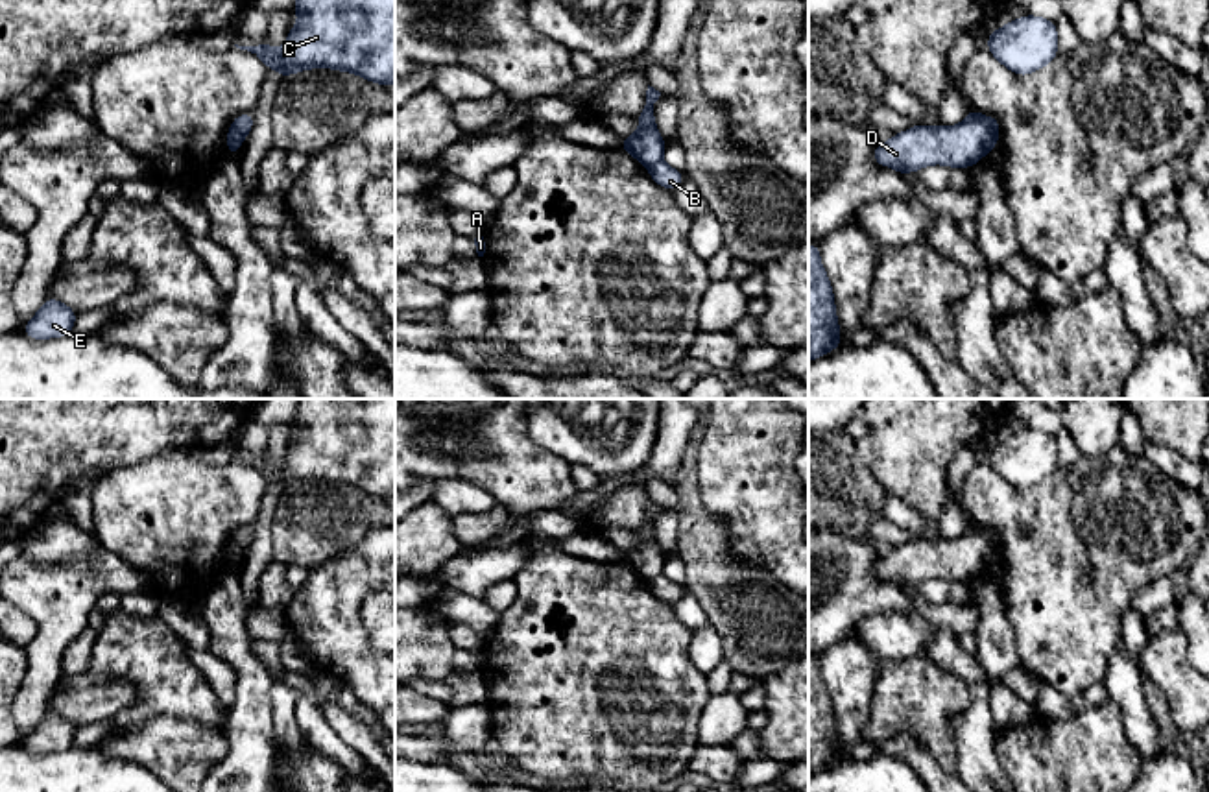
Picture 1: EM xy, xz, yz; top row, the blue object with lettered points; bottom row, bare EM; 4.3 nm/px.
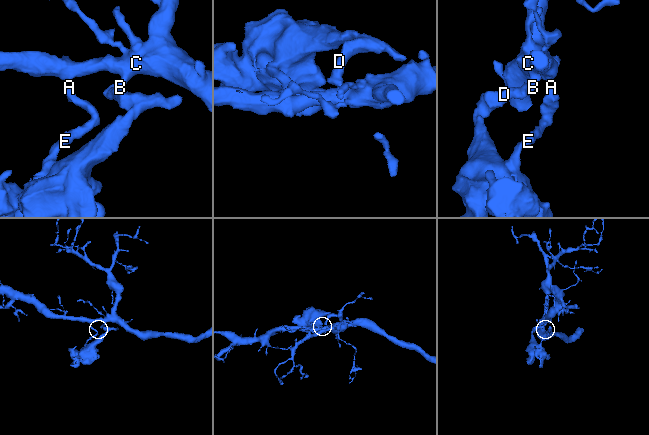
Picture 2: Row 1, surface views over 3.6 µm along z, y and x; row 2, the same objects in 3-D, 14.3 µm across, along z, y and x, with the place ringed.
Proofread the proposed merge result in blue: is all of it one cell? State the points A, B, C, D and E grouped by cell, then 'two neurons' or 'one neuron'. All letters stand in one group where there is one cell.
A B C D E | one neuron

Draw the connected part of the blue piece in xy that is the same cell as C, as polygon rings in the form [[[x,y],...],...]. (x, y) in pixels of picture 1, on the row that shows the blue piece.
[[[295,0],[299,22],[275,52],[264,41],[238,46],[279,70],[282,81],[308,68],[356,74],[378,85],[395,83],[395,0]]]

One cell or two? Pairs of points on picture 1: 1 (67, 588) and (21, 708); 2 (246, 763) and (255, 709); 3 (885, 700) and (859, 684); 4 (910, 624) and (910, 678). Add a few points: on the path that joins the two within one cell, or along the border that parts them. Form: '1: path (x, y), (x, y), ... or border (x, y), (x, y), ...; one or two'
1: path (59, 617), (45, 652), (41, 678); one
2: path (250, 750), (250, 722); one
3: border (883, 663), (872, 691), (870, 717), (861, 733); two
4: border (920, 652), (883, 663); two

